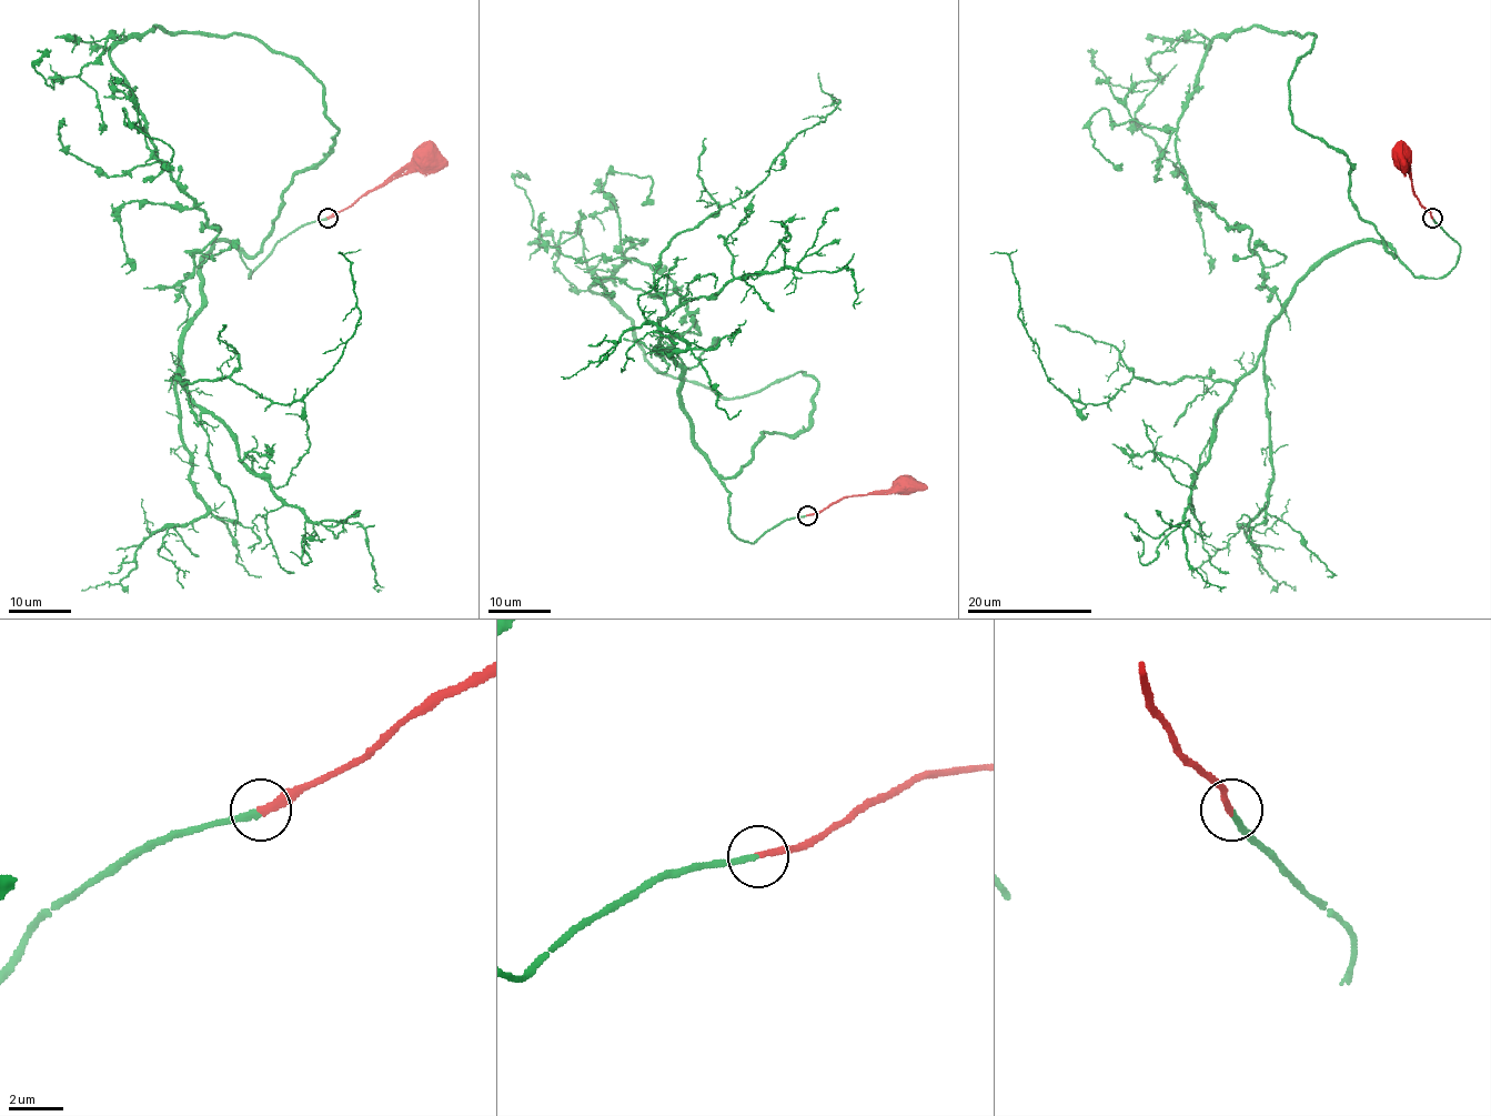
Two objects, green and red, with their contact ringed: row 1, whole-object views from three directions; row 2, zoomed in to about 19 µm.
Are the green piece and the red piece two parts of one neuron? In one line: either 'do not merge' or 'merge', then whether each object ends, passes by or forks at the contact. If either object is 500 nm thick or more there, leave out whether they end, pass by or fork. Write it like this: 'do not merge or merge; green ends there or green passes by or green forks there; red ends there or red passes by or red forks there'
merge; green ends there; red ends there

